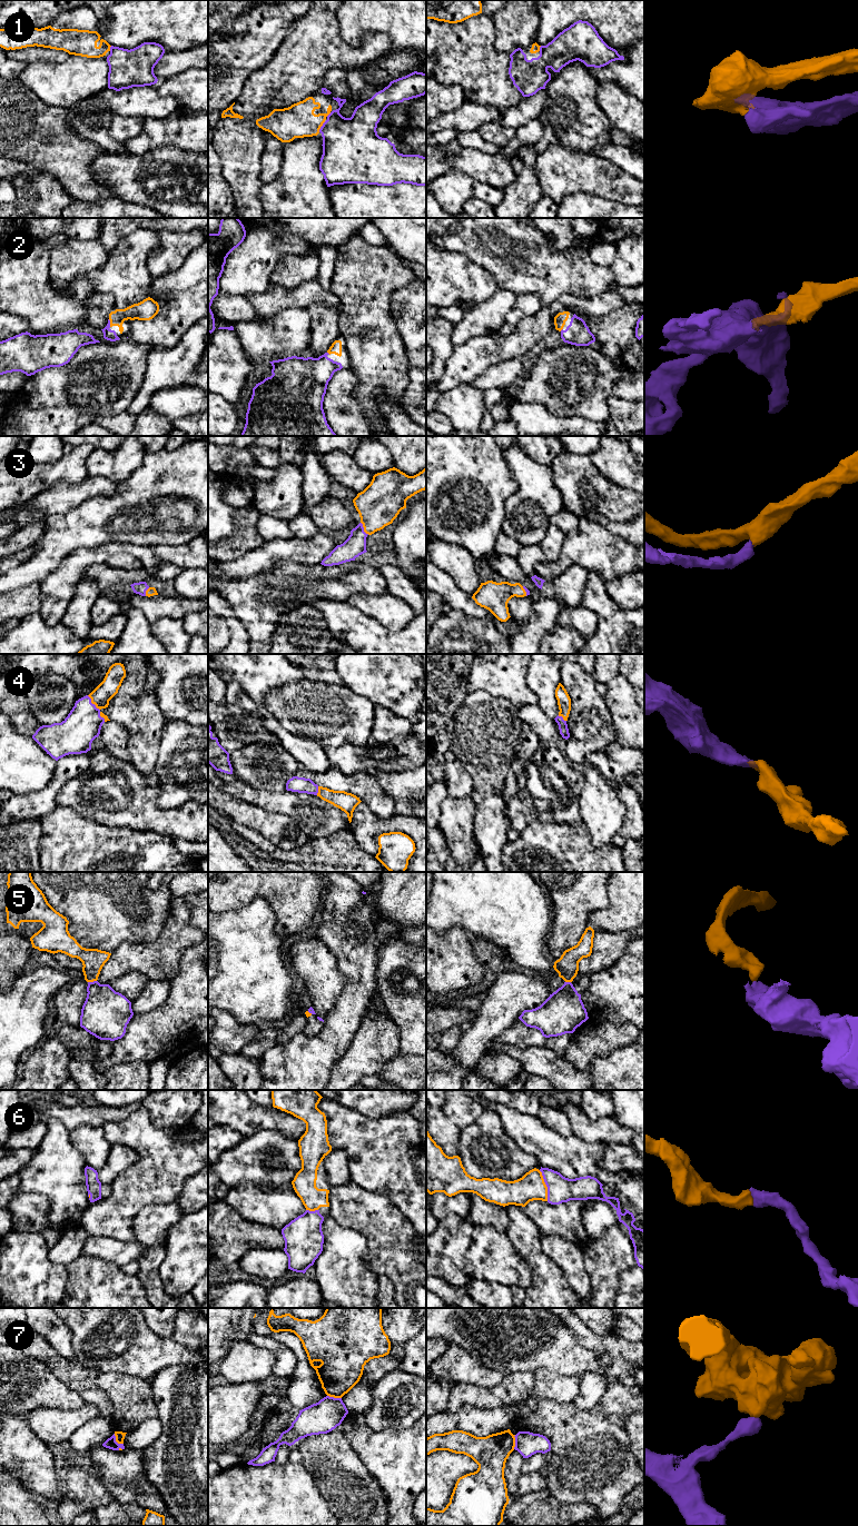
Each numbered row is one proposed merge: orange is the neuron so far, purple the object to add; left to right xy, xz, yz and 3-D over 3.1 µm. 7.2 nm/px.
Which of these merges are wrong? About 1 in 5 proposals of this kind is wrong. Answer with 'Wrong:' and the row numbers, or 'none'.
Wrong: 7

